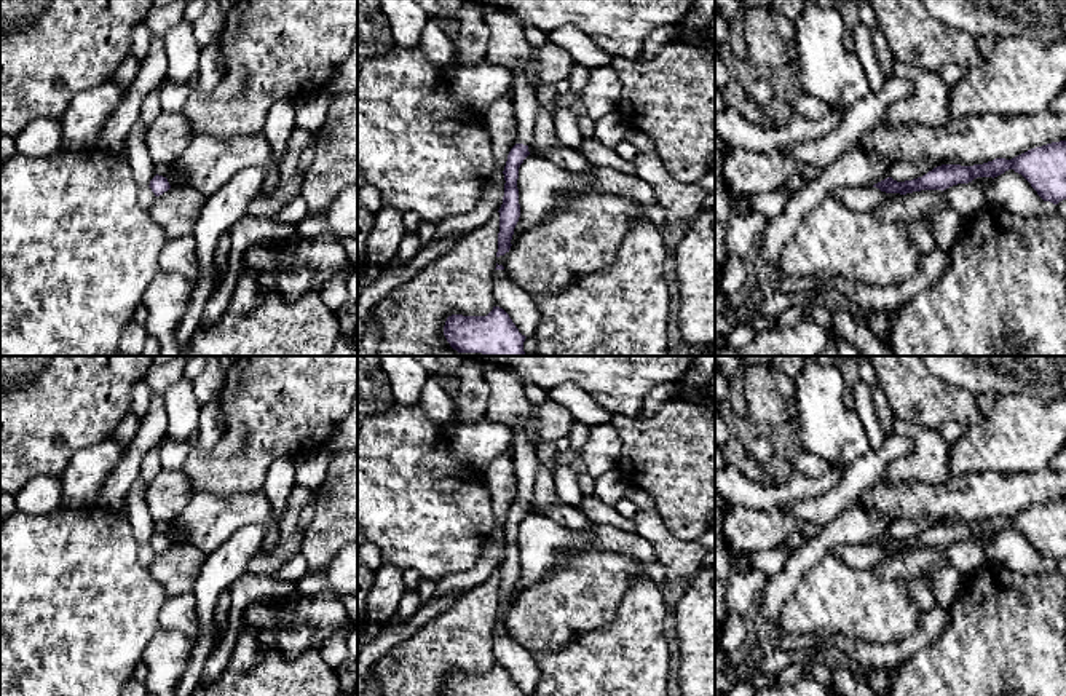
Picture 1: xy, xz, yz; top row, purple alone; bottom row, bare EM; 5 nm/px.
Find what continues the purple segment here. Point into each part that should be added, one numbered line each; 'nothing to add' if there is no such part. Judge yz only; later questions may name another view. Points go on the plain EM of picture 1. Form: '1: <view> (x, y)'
nothing to add

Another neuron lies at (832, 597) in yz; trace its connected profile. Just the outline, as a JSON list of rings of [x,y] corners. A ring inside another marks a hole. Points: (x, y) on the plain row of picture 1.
[[[828,554],[780,607],[779,624],[787,635],[839,634],[894,645],[916,631],[921,613],[910,597],[908,579],[854,570]]]

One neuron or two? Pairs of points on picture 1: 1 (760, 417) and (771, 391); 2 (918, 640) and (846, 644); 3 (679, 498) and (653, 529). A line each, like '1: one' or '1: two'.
1: one
2: one
3: two

